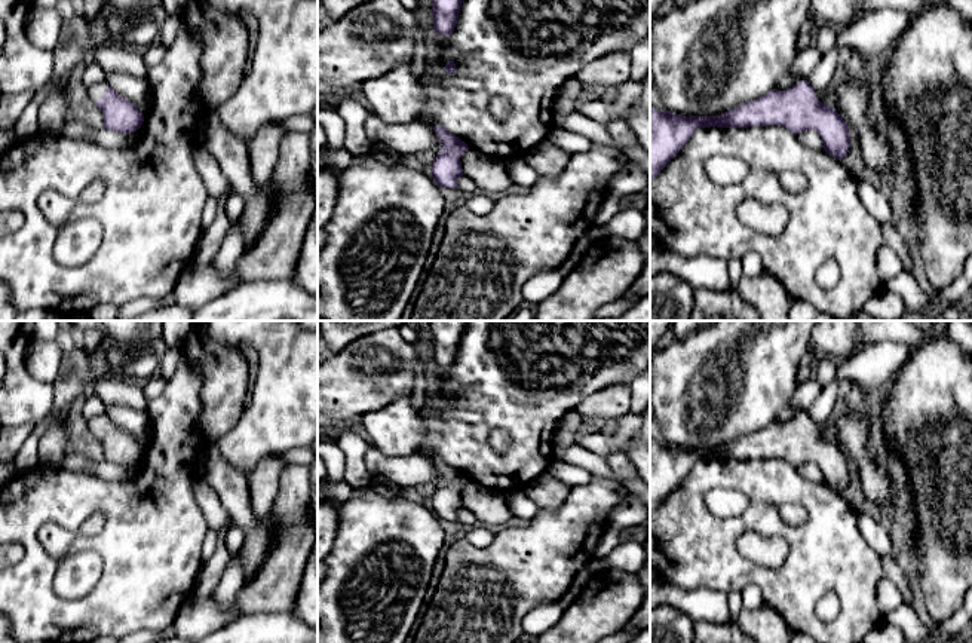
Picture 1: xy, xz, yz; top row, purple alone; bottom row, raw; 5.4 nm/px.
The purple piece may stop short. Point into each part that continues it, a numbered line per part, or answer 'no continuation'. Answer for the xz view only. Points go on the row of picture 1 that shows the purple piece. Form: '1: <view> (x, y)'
1: xz (377, 239)

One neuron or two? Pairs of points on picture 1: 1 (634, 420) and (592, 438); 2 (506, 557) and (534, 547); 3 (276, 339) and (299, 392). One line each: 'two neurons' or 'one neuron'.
1: one neuron
2: one neuron
3: one neuron

